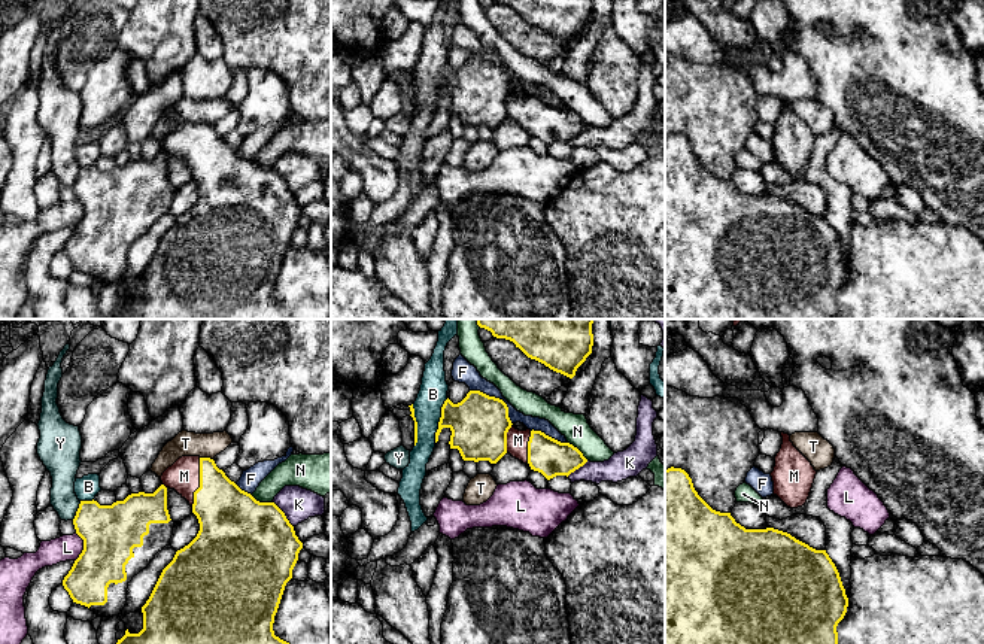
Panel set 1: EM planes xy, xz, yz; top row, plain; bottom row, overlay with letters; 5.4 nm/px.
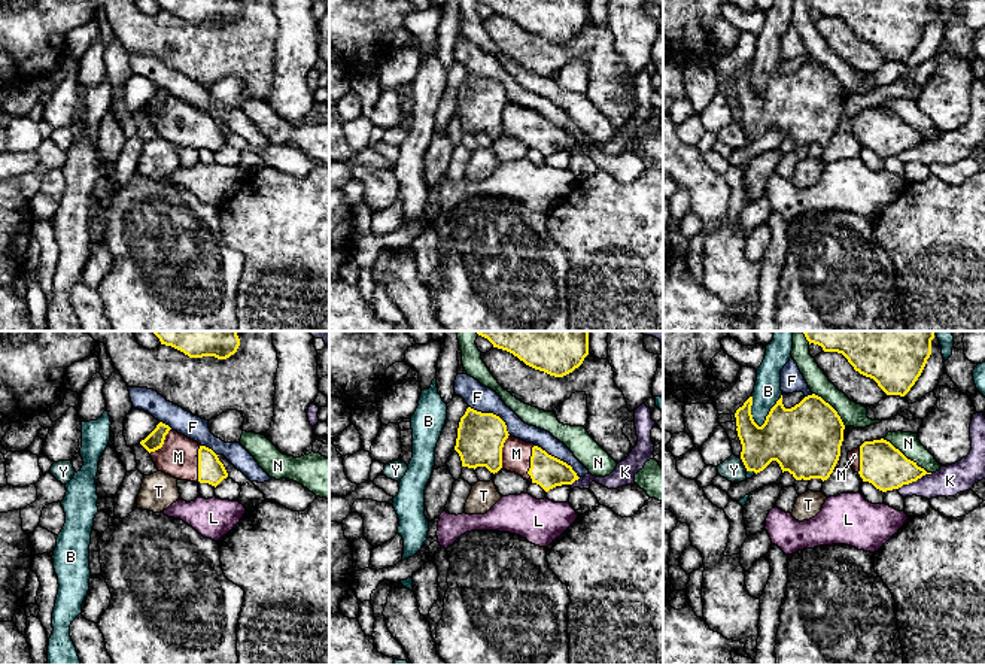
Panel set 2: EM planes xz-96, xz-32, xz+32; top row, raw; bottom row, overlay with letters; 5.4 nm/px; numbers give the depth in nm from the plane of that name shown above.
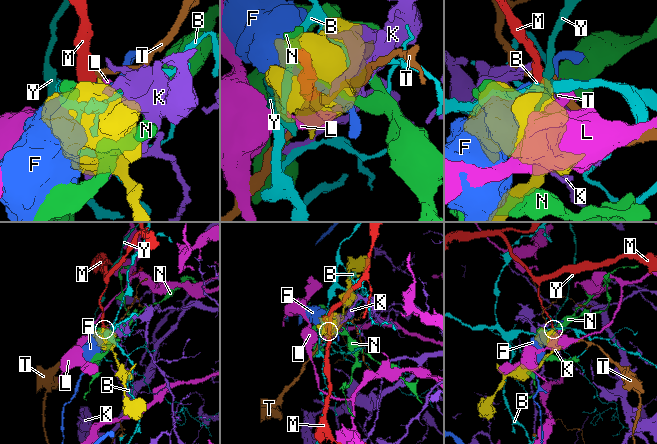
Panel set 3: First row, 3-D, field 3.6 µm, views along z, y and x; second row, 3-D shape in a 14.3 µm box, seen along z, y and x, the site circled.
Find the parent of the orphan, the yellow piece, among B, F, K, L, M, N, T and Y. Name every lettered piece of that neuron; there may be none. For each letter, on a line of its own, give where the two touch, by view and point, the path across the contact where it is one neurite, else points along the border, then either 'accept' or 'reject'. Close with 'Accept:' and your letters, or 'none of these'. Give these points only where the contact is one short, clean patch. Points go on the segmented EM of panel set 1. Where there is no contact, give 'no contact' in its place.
B: xz (440, 421) | reject
F: xz (498, 398) | reject
K: xy (284, 515) | reject
L: xy (84, 547) | along xy (76, 532), (82, 540), (82, 552), (75, 561) | reject
M: xy (200, 482) | accept
N: xy (261, 503) | reject
T: xy (206, 458) | along xy (200, 456), (212, 459) | reject
Y: xy (78, 510) | reject
Accept: M

